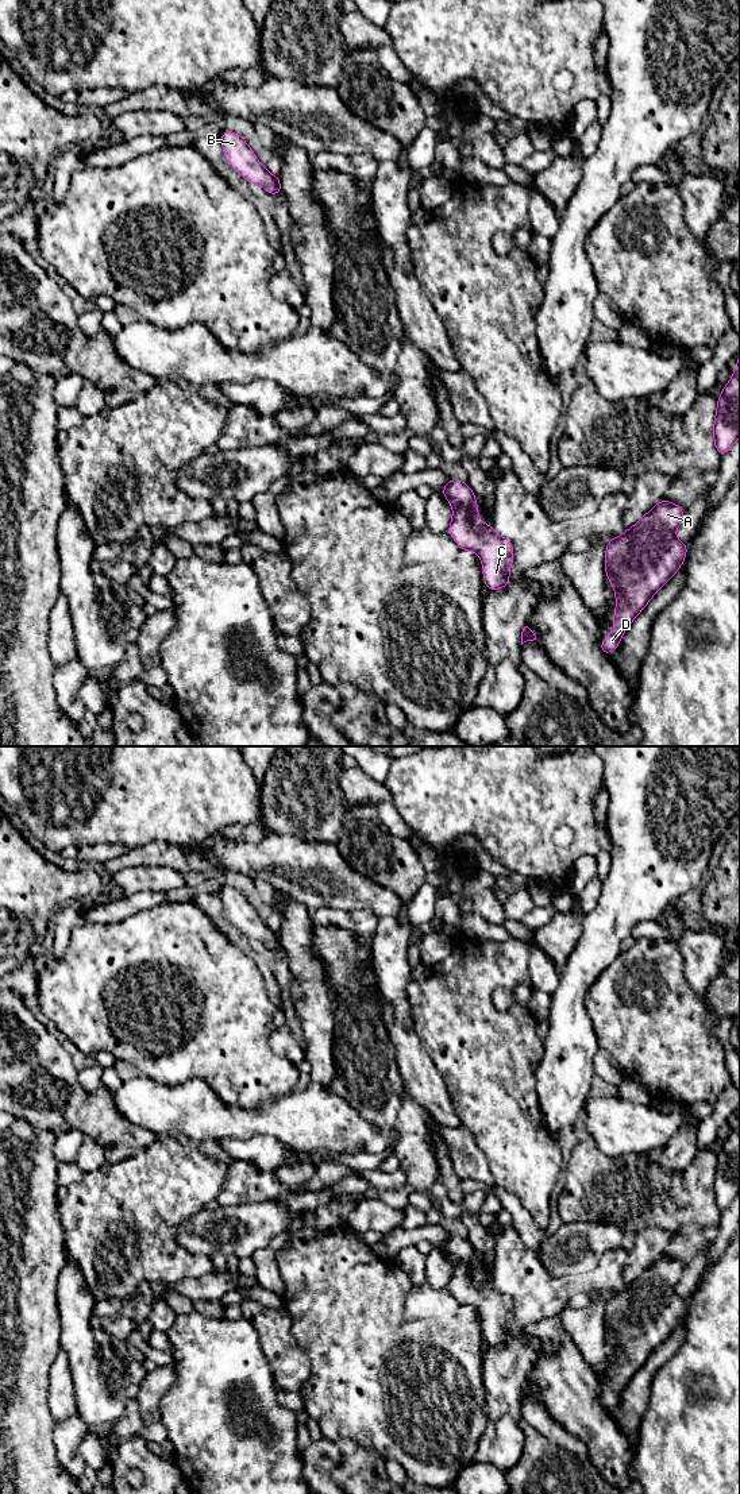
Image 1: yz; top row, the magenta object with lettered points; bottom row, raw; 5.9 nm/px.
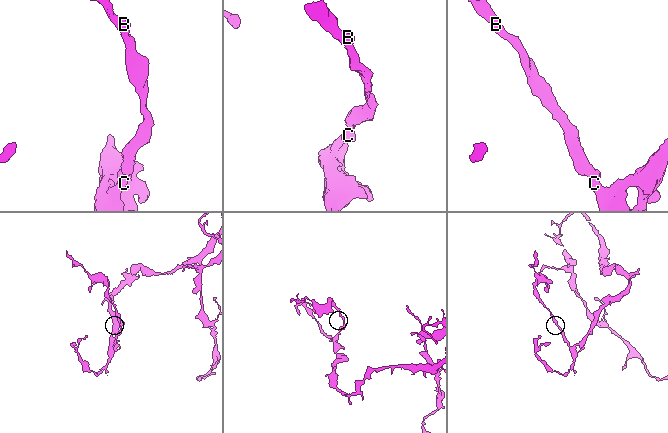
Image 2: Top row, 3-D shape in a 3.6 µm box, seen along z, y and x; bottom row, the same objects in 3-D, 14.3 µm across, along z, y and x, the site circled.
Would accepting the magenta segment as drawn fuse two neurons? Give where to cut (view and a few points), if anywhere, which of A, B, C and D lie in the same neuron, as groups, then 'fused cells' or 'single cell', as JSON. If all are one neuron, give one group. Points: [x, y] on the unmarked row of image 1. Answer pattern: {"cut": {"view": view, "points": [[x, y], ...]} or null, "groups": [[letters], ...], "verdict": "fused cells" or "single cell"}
{"cut": null, "groups": [["A", "B", "C", "D"]], "verdict": "single cell"}

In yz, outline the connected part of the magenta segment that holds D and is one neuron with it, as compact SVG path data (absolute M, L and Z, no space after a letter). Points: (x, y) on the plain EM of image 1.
M660 1255L647 1270L605 1304L605 1329L613 1339L613 1387L600 1400L604 1410L618 1404L632 1377L675 1331L687 1310L687 1298L675 1293L683 1263Z

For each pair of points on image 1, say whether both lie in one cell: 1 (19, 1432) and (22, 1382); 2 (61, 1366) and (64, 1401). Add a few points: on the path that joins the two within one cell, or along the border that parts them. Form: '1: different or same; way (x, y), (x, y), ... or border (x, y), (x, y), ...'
1: same; way (19, 1420), (19, 1394)
2: same; way (61, 1374), (61, 1393)

